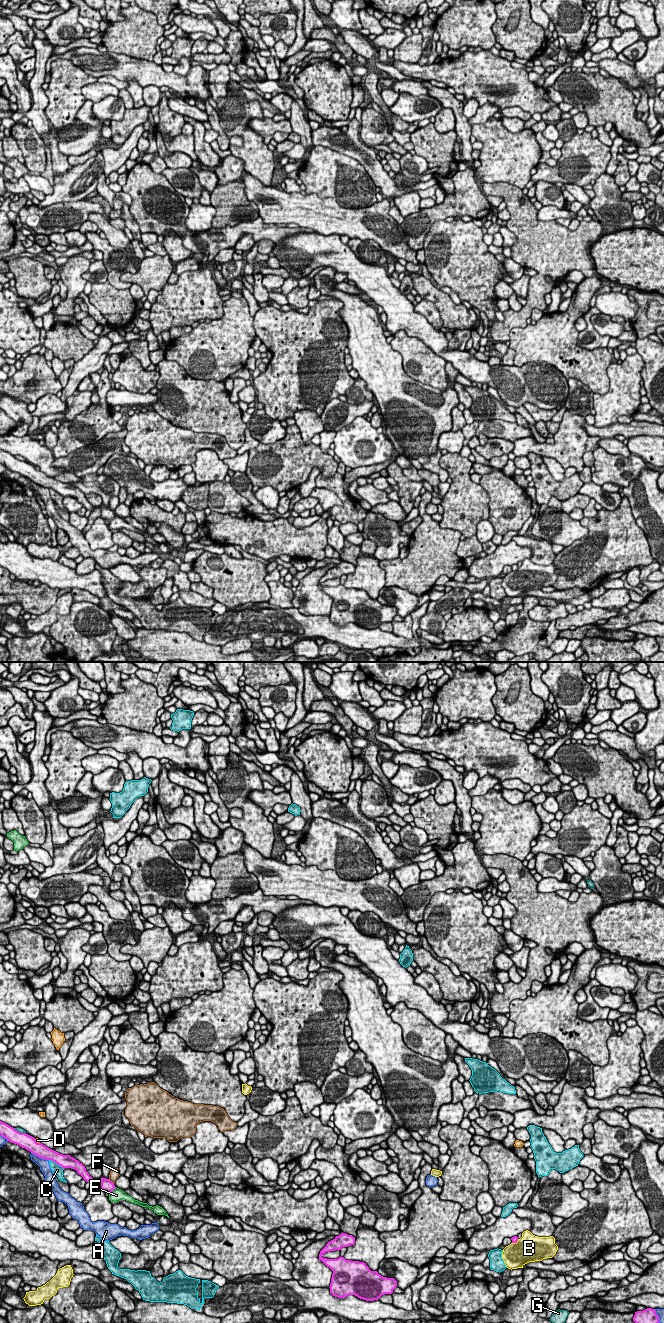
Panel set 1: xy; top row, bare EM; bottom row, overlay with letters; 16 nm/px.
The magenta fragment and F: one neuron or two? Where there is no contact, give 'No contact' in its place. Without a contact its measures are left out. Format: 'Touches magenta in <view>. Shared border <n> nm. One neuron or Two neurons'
Touches magenta in xy. Shared border 120 nm. Two neurons

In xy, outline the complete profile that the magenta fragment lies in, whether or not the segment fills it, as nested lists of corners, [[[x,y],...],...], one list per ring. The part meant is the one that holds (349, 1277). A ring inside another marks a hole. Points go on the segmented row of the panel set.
[[[342,1232],[320,1251],[319,1260],[333,1271],[330,1293],[338,1298],[355,1295],[366,1301],[378,1300],[384,1294],[392,1294],[397,1287],[397,1281],[383,1277],[377,1271],[371,1271],[366,1263],[346,1260],[341,1256],[337,1259],[322,1257],[326,1252],[341,1250],[354,1244],[355,1237]]]

